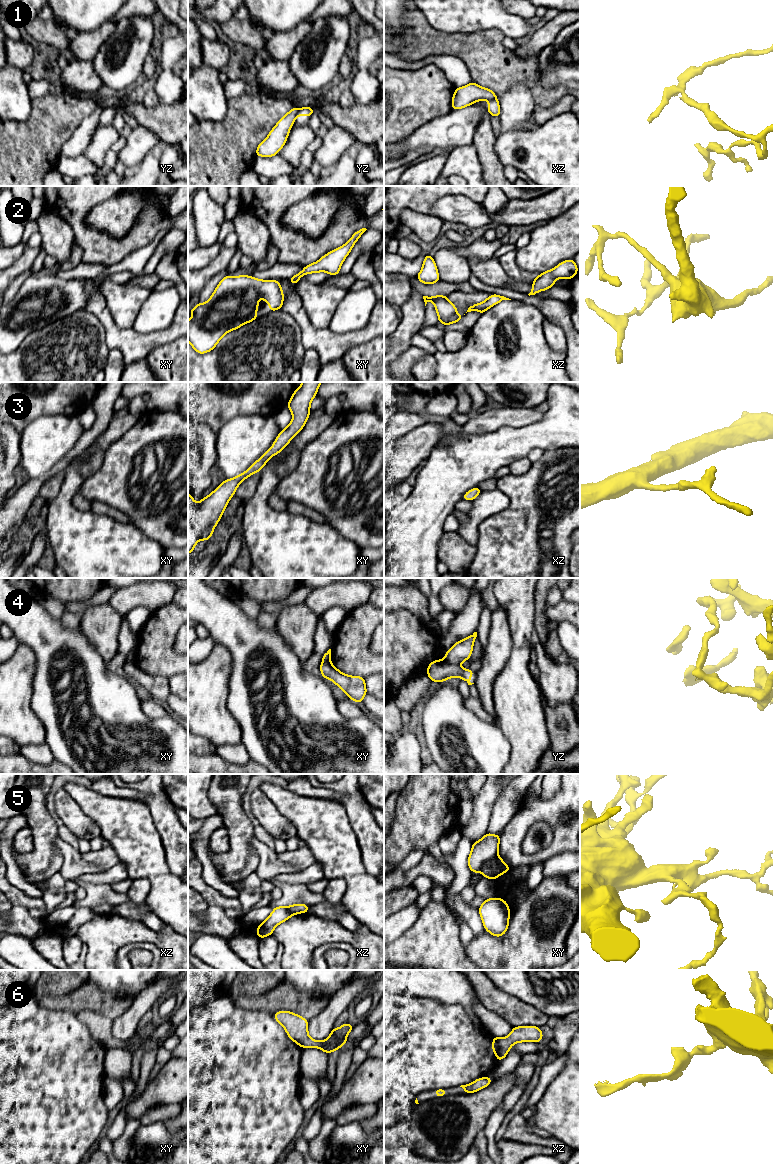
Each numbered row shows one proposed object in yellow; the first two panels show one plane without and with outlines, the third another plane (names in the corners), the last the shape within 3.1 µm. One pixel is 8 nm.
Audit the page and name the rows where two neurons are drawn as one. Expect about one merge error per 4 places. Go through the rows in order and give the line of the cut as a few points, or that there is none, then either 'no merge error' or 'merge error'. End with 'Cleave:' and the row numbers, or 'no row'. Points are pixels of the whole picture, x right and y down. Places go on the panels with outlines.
1: cut xz (496, 98), (488, 100); merge error
2: cut none; no merge error
3: cut none; no merge error
4: cut none; no merge error
5: cut xy (498, 856), (488, 859), (479, 870); merge error
6: cut none; no merge error
Cleave: 1, 5

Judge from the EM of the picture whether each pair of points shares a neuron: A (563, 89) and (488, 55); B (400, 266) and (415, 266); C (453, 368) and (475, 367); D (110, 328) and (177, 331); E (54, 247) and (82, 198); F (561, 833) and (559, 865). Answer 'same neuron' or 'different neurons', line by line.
A: same neuron
B: same neuron
C: same neuron
D: same neuron
E: different neurons
F: different neurons

